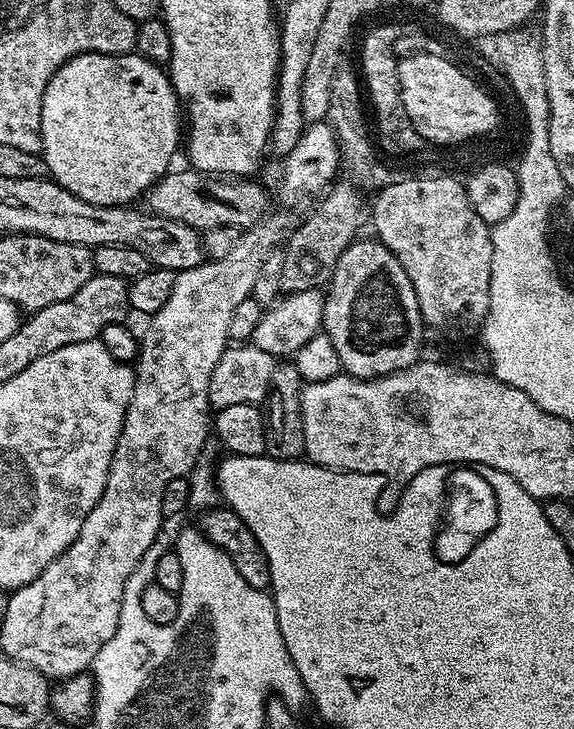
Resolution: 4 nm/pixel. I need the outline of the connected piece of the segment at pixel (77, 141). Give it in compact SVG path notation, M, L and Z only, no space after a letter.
M83 52L70 58L50 78L42 94L42 155L48 176L70 194L98 206L131 205L173 167L172 155L182 144L182 105L161 65L139 54L111 56Z

